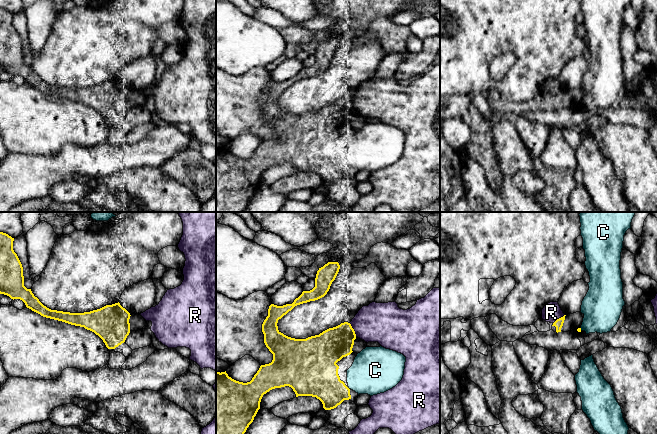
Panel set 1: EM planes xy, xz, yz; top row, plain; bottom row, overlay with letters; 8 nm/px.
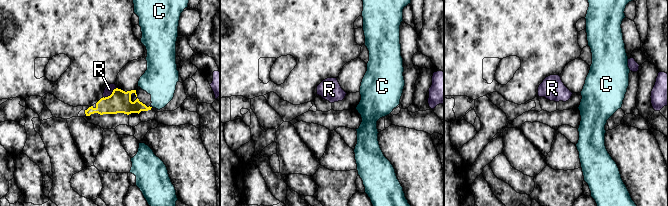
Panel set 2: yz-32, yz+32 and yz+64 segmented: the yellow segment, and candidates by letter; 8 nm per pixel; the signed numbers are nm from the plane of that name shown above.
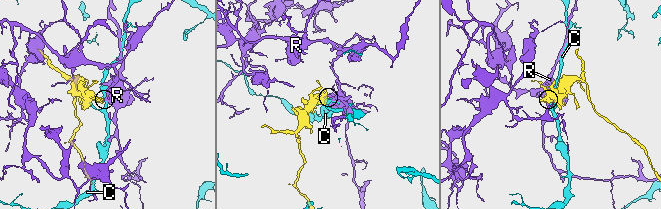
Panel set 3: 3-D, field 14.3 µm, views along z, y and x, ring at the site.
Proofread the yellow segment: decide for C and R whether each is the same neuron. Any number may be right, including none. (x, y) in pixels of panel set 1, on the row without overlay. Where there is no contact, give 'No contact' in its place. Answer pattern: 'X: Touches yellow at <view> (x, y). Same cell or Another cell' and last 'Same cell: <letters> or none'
C: Touches yellow at yz (580, 105). Another cell
R: Touches yellow at xz (353, 106). Another cell
Same cell: none

